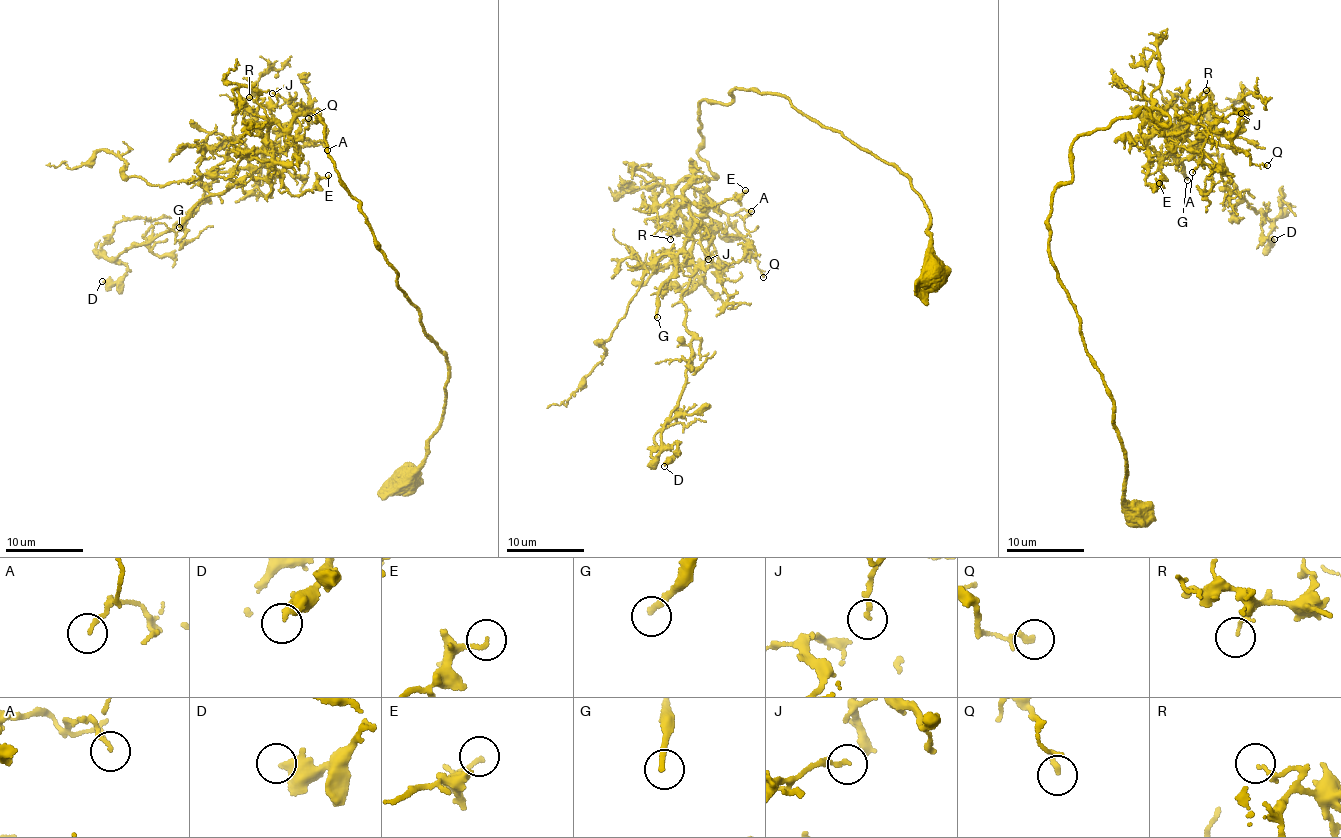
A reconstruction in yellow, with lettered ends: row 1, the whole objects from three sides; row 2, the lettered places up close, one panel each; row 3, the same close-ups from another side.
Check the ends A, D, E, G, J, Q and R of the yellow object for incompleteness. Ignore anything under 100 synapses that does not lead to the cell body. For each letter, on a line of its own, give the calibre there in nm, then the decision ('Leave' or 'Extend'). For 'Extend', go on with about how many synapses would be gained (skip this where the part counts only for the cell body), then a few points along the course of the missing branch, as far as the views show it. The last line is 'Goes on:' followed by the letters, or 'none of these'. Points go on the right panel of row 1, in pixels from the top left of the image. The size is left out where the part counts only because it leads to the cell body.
A: Thickness 160 nm. Leave
D: Thickness 440 nm. Leave
E: Thickness 130 nm. Leave
G: Thickness 200 nm. Extend. Roughly 200 synapses. Course of what is missing: (1187, 180), (1194, 175), (1210, 192), (1230, 202), (1242, 187), (1231, 189), (1226, 167), (1220, 161), (1202, 155)
J: Thickness 150 nm. Leave
Q: Thickness 130 nm. Leave
R: Thickness 120 nm. Leave
Goes on: G

